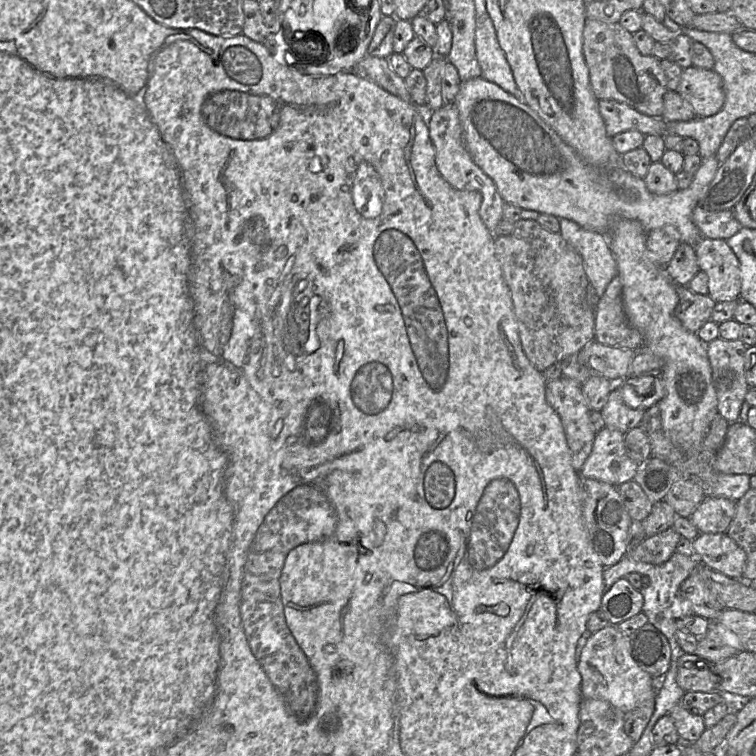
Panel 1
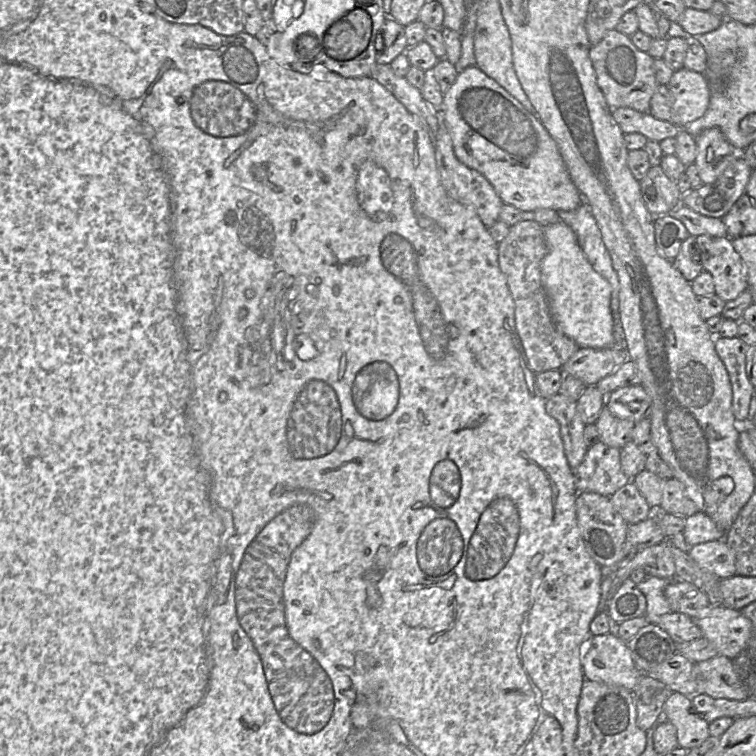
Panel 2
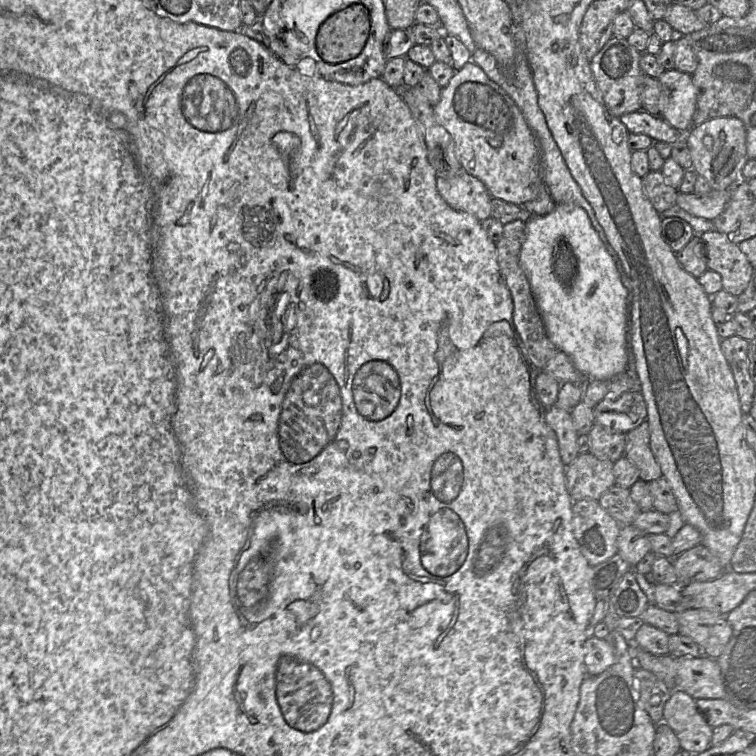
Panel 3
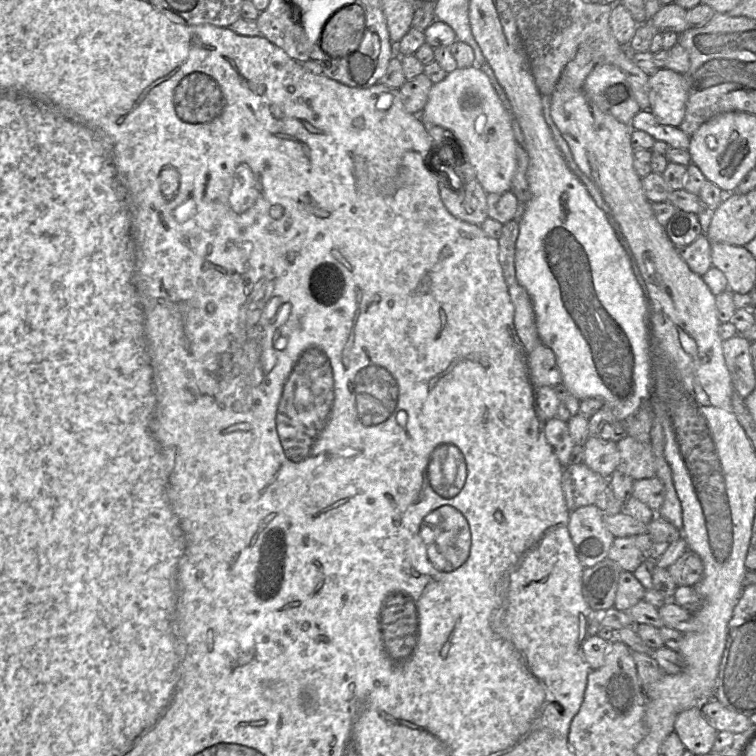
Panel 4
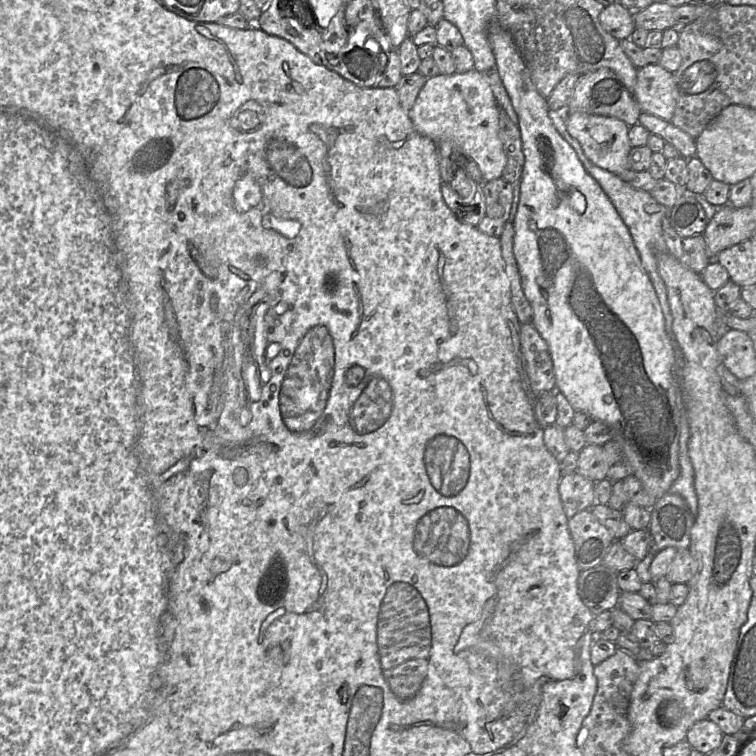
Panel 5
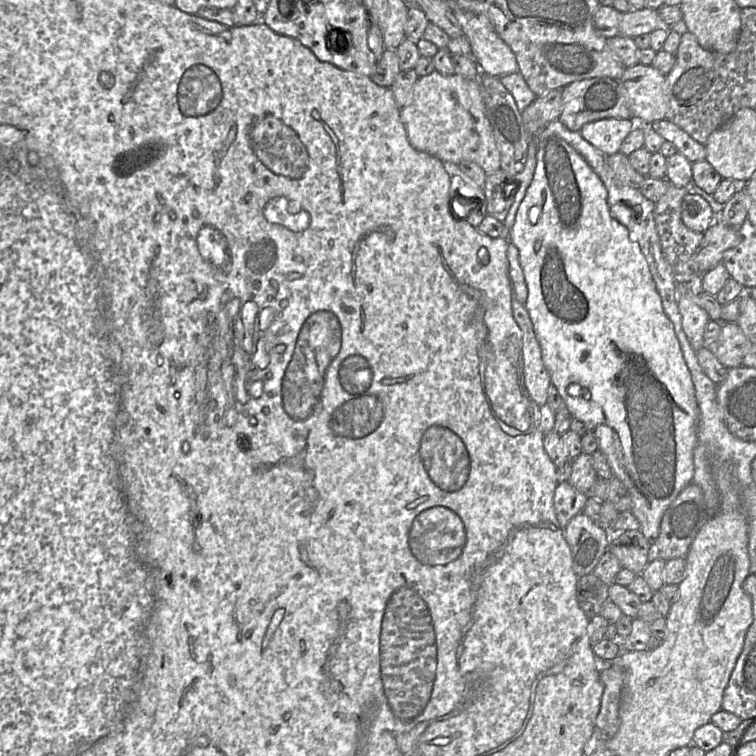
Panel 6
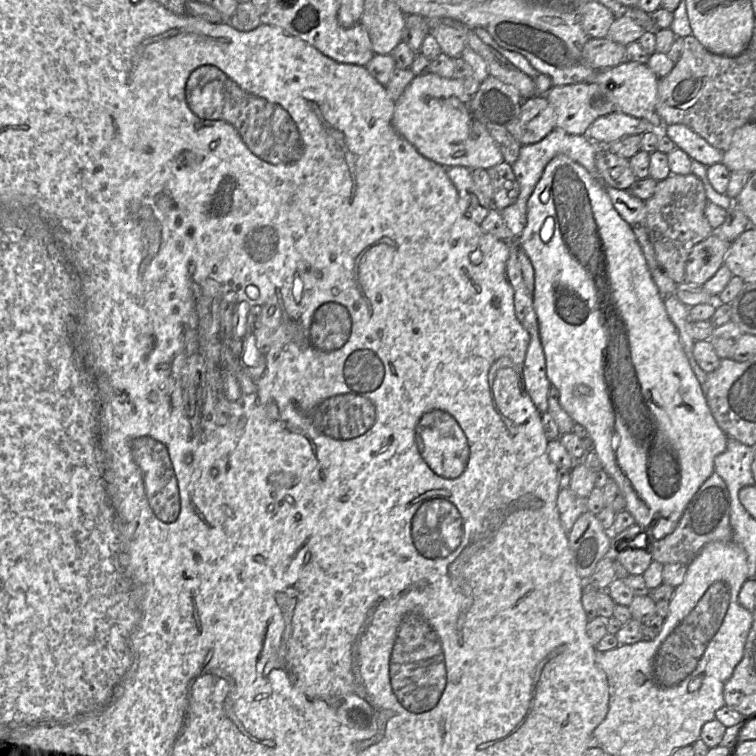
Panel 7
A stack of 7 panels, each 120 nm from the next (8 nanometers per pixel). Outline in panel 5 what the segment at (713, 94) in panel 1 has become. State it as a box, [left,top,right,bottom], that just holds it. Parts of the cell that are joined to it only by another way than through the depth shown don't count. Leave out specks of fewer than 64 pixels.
[633,63,676,121]

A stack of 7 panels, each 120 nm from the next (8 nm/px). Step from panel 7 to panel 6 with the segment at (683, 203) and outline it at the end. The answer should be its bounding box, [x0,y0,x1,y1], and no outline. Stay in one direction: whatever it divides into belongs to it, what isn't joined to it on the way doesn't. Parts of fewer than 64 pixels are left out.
[654,184,704,285]

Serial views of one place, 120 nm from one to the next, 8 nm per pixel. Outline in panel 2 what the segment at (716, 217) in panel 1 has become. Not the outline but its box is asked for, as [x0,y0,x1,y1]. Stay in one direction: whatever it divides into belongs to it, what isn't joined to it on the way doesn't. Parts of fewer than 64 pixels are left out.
[668,205,727,237]

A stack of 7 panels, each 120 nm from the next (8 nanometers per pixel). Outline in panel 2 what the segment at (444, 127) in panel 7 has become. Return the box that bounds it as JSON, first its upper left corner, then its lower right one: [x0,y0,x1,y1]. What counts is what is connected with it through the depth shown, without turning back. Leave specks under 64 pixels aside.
[440,65,584,212]

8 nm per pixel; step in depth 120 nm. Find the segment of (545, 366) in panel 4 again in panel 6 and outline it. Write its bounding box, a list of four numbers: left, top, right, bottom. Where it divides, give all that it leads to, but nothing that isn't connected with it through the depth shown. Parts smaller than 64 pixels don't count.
[512,295,551,407]

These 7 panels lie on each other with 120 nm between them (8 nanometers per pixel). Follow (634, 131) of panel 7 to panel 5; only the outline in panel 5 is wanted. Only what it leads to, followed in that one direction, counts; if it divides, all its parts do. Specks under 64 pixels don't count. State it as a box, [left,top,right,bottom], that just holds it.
[566,112,631,176]

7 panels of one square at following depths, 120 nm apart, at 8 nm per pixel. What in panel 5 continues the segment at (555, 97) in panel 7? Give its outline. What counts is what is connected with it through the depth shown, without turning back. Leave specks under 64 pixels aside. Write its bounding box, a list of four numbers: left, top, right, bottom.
[564,68,642,127]

